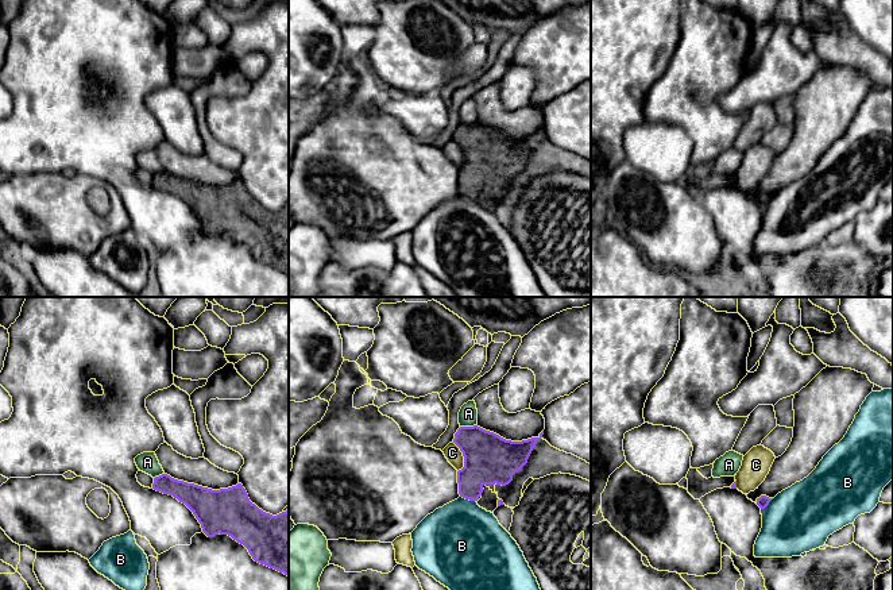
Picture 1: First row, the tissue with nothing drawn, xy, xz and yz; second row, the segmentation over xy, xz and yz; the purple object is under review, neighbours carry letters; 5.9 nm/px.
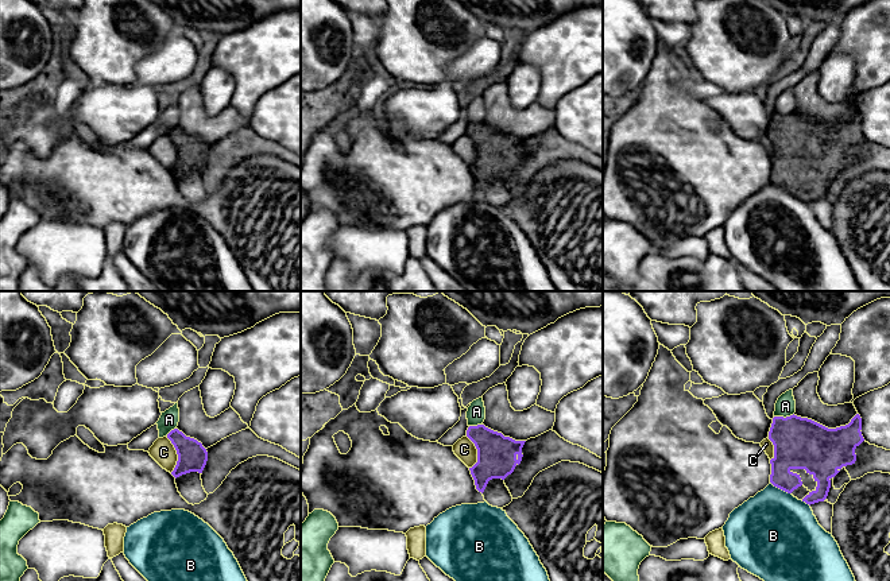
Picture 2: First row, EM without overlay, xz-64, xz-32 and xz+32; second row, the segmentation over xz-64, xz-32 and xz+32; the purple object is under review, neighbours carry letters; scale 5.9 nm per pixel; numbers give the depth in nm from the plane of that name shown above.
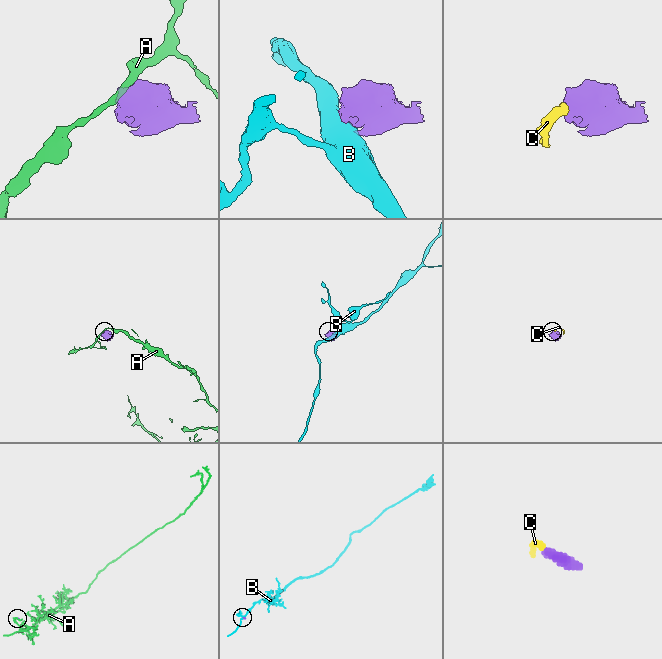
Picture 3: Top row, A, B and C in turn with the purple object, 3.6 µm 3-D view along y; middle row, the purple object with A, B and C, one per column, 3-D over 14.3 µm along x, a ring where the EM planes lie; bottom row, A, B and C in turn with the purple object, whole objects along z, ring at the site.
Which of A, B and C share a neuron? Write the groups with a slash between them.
A / B / C

